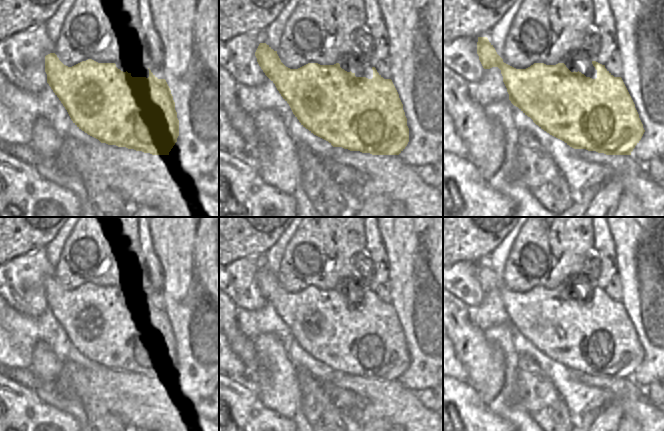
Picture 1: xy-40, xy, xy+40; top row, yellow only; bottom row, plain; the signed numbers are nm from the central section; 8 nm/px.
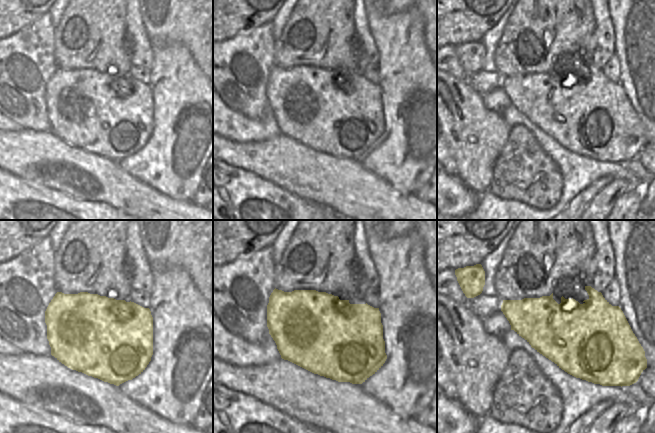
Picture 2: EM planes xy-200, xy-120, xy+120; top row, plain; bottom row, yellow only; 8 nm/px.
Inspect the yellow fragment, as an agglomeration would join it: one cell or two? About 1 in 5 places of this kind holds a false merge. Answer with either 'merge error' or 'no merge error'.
no merge error

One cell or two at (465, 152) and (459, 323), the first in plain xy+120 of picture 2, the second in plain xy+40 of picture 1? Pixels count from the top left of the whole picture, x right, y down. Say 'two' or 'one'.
one

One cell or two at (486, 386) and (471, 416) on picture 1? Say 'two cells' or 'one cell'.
two cells

